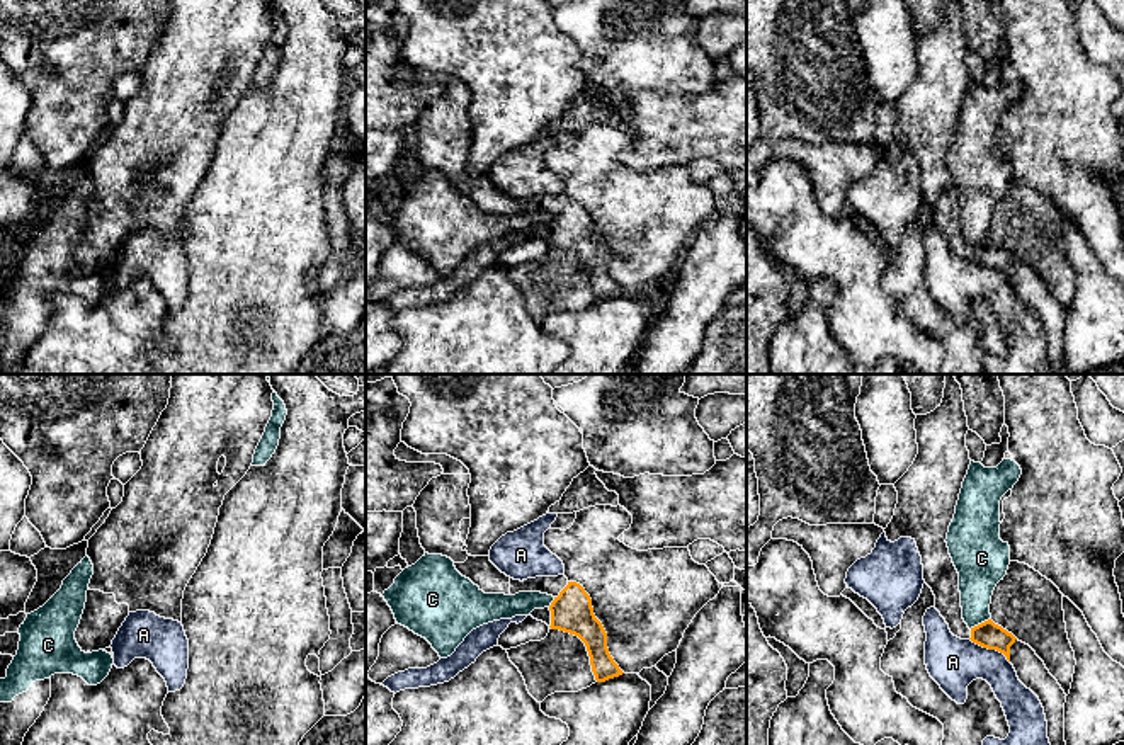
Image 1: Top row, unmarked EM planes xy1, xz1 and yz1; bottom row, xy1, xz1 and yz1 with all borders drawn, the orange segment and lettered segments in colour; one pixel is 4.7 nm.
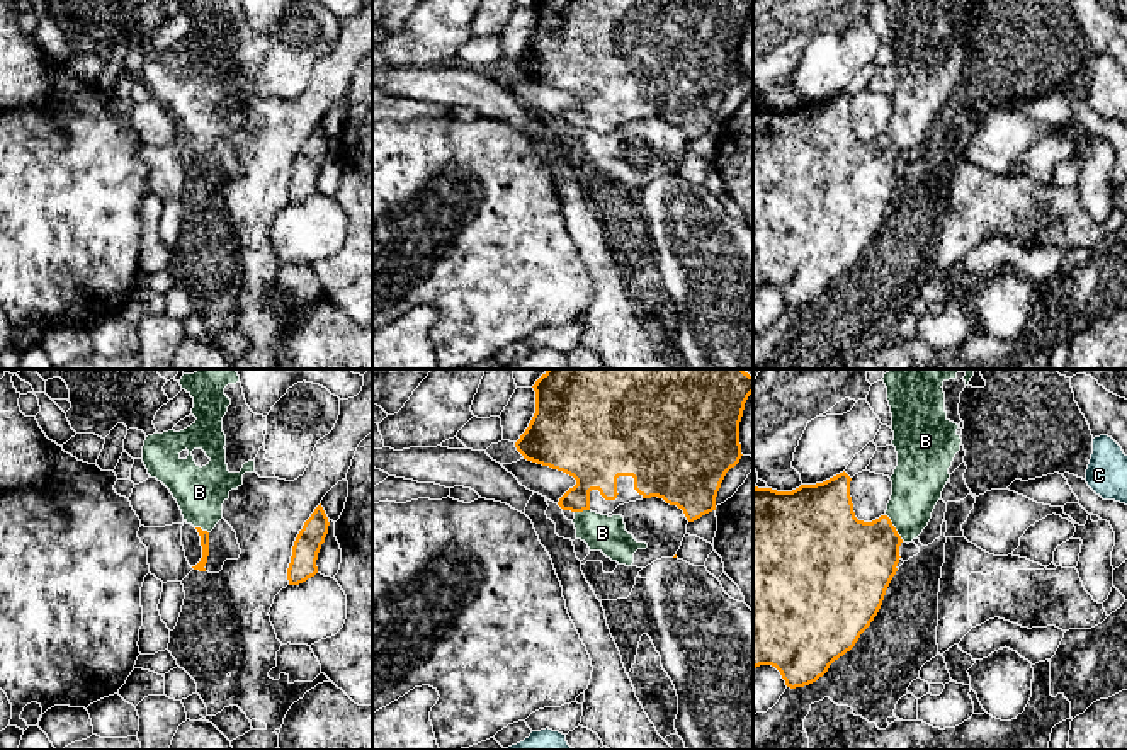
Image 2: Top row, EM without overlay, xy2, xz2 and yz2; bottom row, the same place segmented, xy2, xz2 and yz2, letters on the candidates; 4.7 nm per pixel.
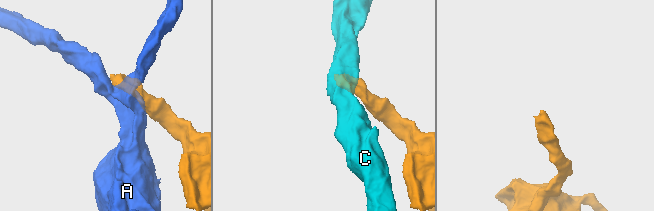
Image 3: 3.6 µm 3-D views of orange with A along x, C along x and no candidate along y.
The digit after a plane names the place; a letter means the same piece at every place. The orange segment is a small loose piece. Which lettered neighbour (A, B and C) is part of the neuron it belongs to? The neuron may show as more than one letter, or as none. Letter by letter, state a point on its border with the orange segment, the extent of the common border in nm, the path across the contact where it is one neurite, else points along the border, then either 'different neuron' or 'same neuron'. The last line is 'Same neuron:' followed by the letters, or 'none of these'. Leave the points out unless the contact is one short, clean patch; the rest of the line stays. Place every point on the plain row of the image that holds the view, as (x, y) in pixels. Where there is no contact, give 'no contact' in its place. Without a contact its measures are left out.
A: meets orange in yz1 at (990, 267); contact 220 nm long; border along yz1 (970, 257), (983, 266), (999, 269), (1009, 281); different neuron
B: meets orange in yz2 at (894, 147); contact 150 nm long; border along yz2 (886, 133), (903, 159); different neuron
C: meets orange in yz1 at (982, 242); contact 120 nm long; border along yz1 (990, 237), (970, 247); different neuron
Same neuron: none of these

